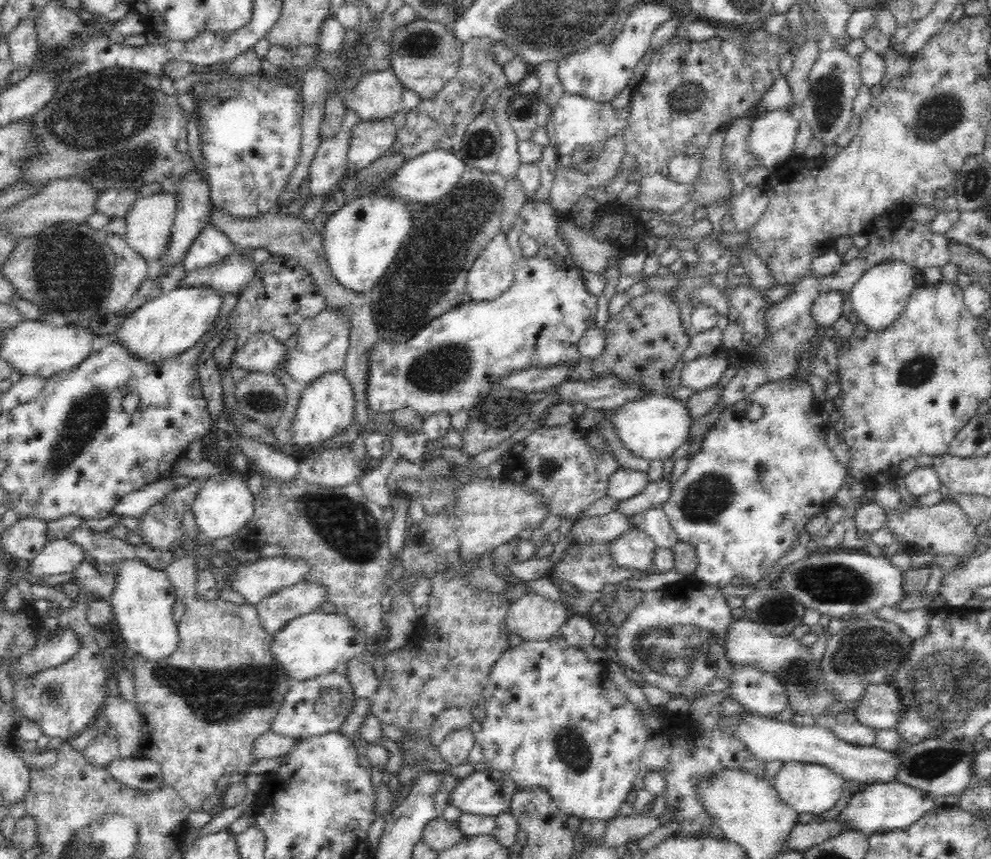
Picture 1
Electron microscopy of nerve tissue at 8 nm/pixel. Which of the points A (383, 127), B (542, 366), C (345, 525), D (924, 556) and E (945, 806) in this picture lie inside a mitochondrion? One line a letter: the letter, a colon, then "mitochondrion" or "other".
A: other
B: other
C: mitochondrion
D: other
E: other

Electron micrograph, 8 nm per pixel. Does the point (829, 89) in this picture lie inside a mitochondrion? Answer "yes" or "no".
yes

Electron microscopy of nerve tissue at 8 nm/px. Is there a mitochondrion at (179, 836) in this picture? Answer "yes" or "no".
no

